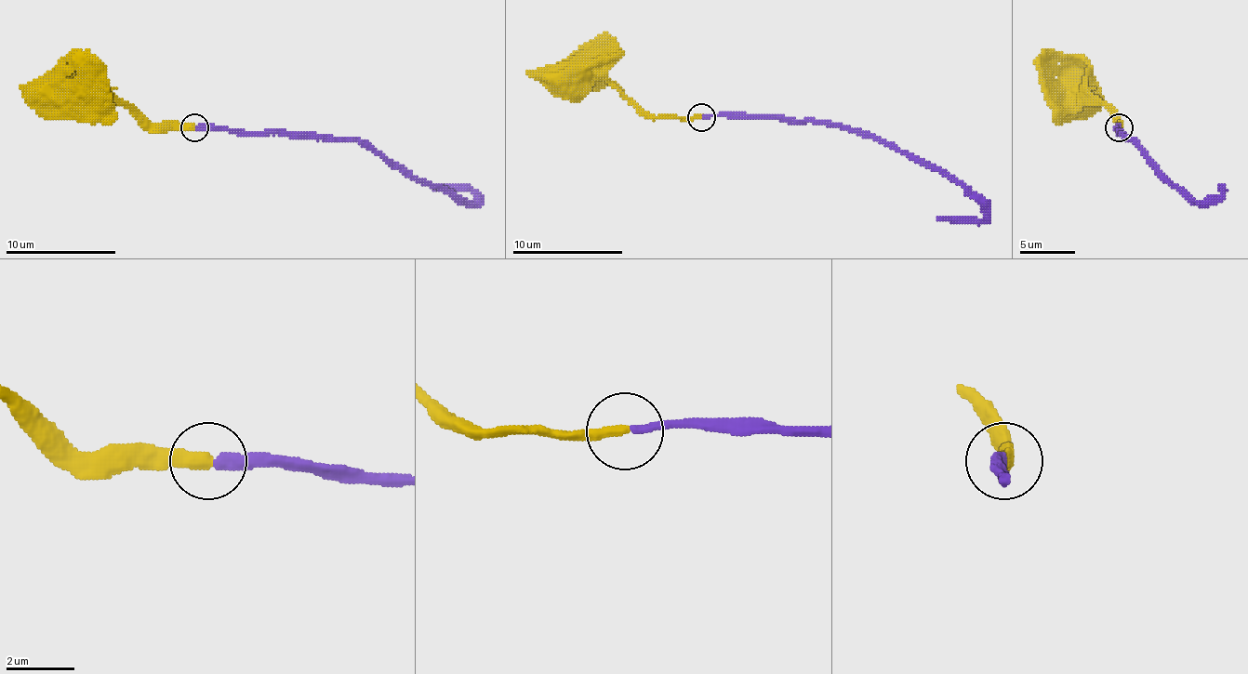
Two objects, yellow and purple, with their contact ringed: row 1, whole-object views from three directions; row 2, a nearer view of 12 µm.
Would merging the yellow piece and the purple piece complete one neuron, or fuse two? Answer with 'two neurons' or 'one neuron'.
one neuron

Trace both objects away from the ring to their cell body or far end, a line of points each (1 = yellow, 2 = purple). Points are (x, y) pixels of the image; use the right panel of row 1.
1: (1120, 126), (1103, 105), (1081, 102), (1069, 94), (1075, 91)
2: (1120, 126), (1122, 135), (1133, 140), (1172, 184), (1201, 204), (1218, 198), (1221, 190), (1218, 184)

